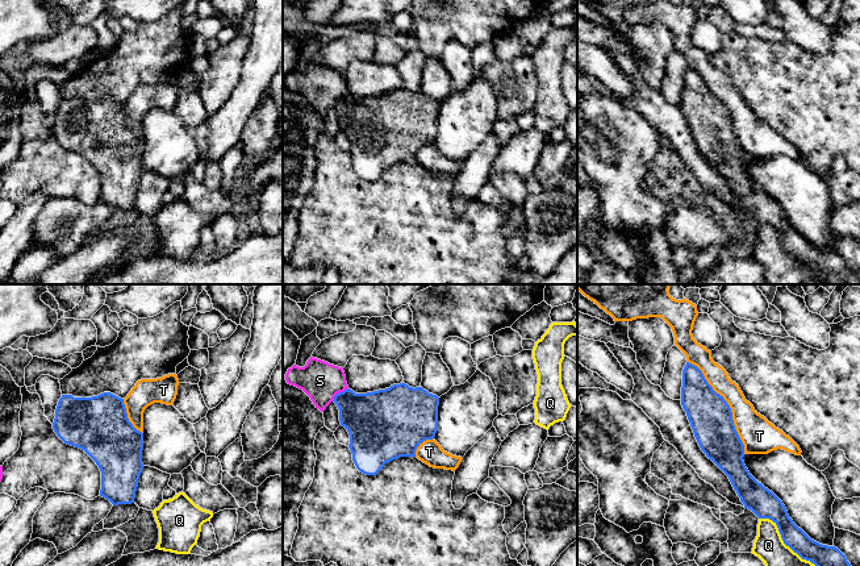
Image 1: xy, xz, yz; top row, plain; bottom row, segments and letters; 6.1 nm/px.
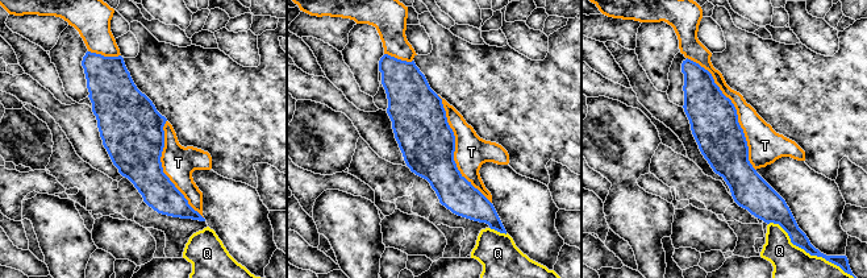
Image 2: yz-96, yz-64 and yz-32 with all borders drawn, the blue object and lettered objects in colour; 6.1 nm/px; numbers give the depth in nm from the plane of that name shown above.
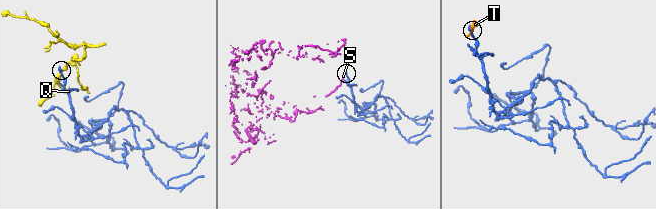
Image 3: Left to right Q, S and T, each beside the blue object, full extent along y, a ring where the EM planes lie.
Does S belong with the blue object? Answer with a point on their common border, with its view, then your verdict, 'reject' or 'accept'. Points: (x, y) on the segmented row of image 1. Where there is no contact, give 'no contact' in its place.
contact xz (339, 392); reject

